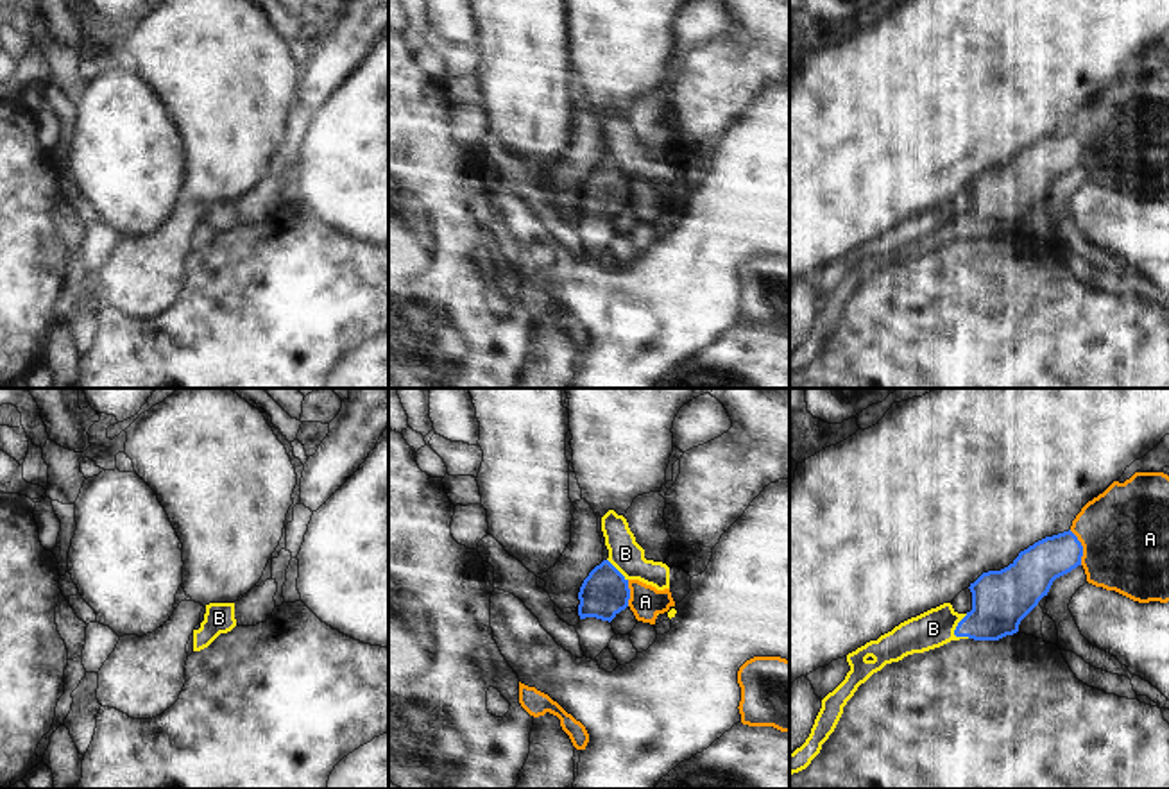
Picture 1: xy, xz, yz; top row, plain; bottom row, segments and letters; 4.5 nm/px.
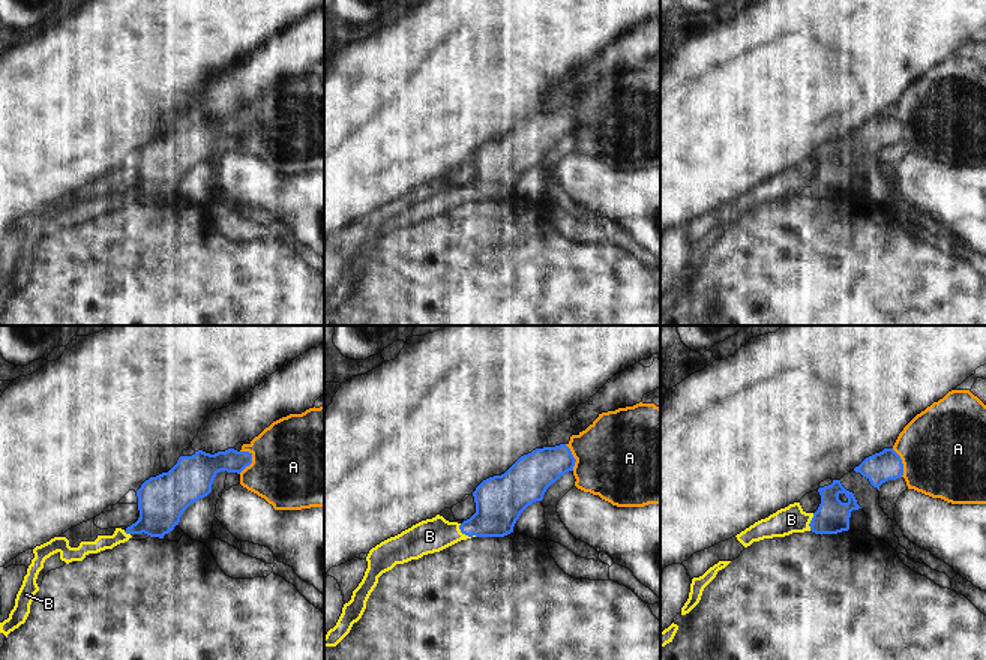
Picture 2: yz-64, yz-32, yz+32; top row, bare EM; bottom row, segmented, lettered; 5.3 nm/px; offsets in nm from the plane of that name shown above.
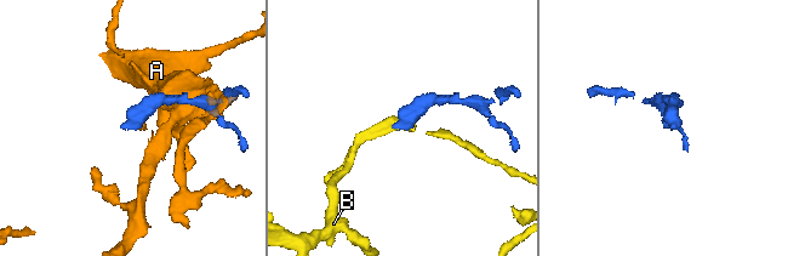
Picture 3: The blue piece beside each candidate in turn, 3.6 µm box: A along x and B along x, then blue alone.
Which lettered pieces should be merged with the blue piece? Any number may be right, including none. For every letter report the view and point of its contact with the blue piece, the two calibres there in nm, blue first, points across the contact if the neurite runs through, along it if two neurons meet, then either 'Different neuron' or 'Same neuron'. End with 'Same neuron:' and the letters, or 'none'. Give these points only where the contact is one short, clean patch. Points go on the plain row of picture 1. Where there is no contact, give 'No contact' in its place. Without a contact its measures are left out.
A: Touches blue at yz (1082, 147). Thickness 200 nm (blue) against 400 nm. Different neuron
B: Touches blue at yz (956, 226). Thickness 260 nm (blue) against 170 nm. Boundary: yz (967, 213), (955, 229), (956, 237). Different neuron
Same neuron: none

